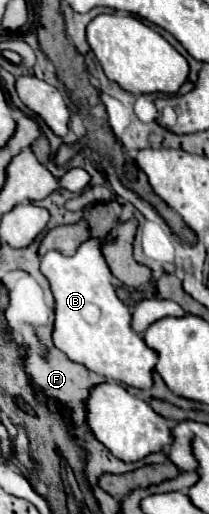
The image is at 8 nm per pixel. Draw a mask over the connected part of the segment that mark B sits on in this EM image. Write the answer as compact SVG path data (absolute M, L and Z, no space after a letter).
M90 239L78 247L74 255L62 255L58 251L48 251L42 257L40 271L48 279L52 293L54 293L54 331L52 331L52 341L54 345L66 353L66 357L74 363L80 363L106 379L114 379L122 385L130 385L136 389L148 389L152 387L152 369L156 365L156 353L144 343L144 339L132 331L130 327L130 311L128 307L116 297L116 291L112 287L112 273L100 253L100 243L98 239Z

